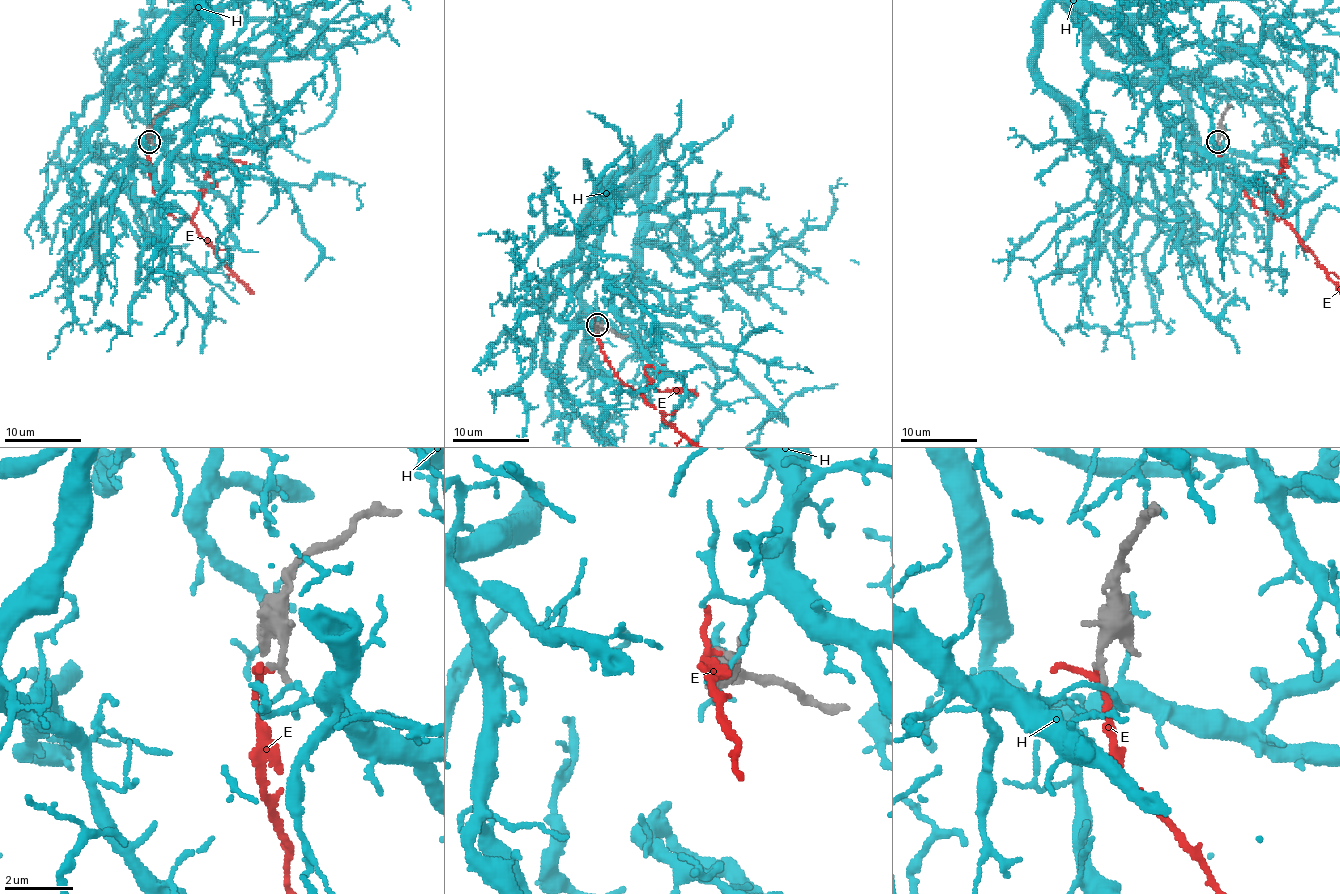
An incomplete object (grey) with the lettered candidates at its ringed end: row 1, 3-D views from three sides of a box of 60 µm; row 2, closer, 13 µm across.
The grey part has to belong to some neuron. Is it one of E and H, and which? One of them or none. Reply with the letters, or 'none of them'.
E

